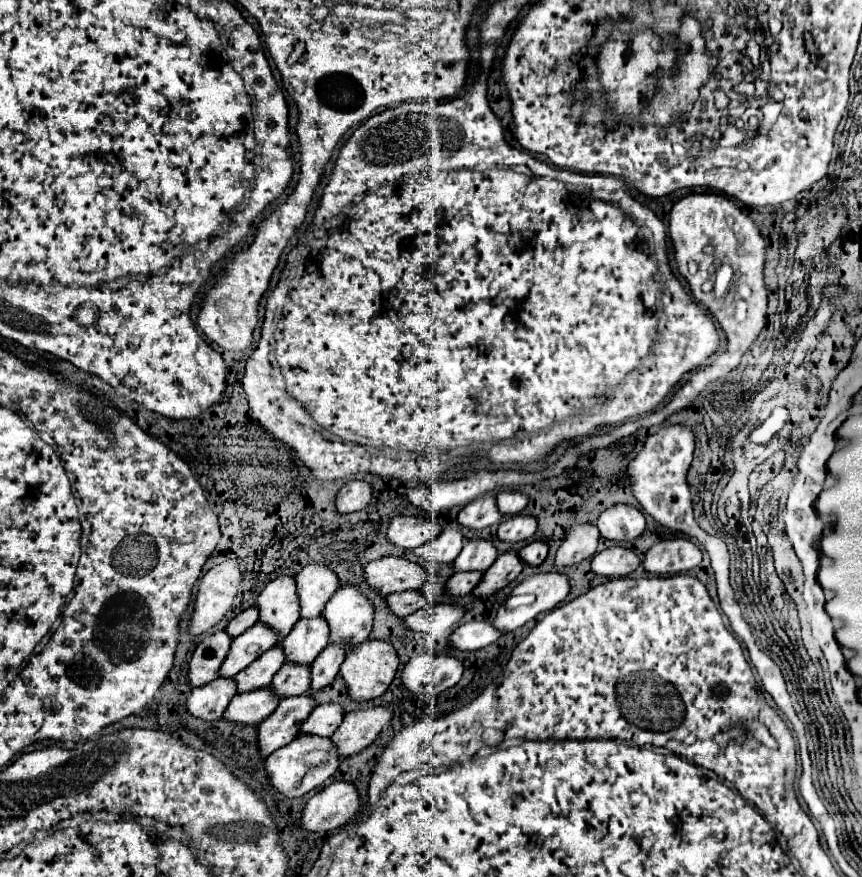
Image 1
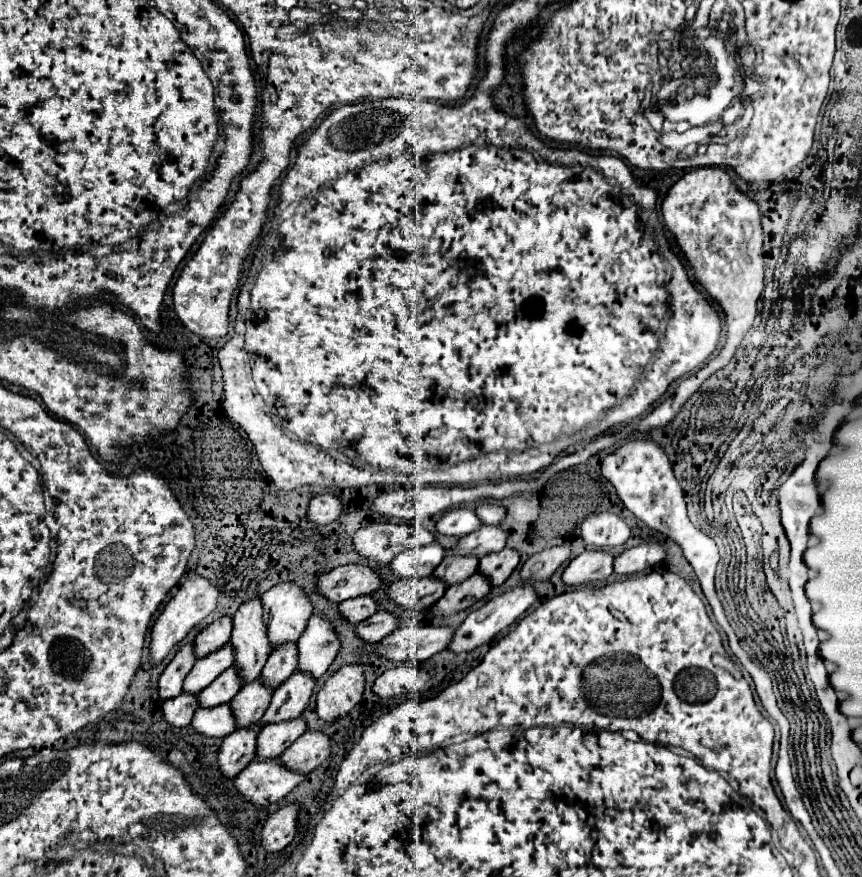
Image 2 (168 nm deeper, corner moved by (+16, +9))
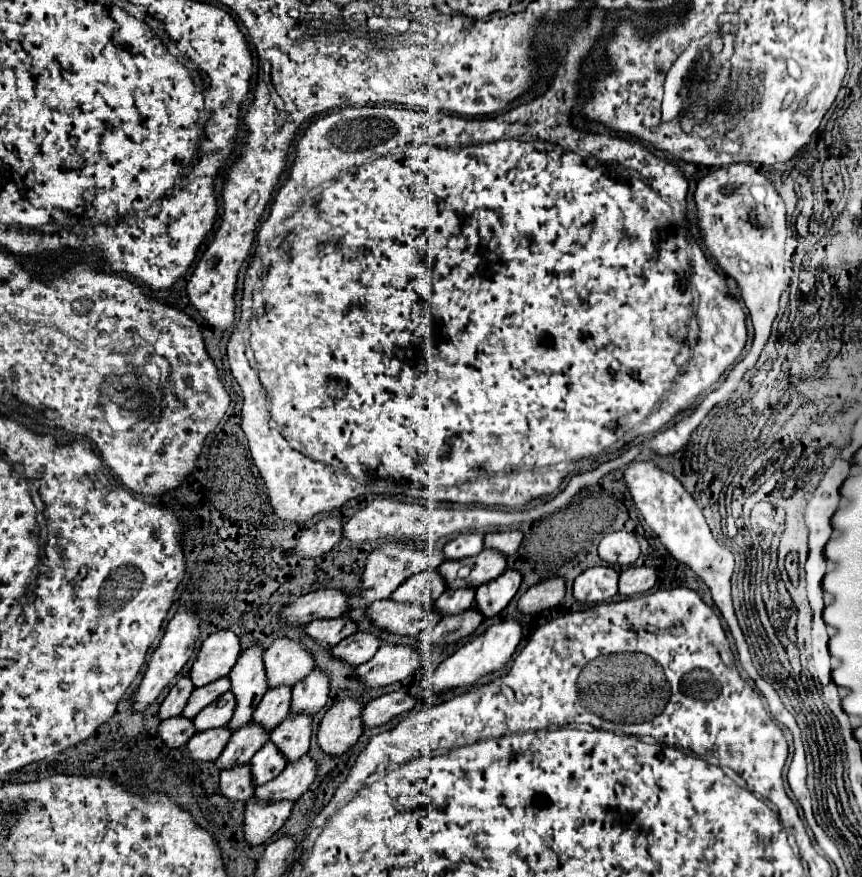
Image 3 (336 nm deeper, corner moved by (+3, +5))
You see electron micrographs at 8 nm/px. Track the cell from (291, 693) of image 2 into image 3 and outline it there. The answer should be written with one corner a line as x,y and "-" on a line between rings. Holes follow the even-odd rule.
287,716
281,726
271,732
271,742
281,748
287,764
297,762
301,756
309,752
309,738
311,738
311,718
301,716

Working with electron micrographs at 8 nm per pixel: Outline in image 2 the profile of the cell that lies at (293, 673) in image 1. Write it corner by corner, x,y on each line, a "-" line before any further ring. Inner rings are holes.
260,678
252,680
248,688
240,688
240,692
230,702
238,728
258,722
264,716
270,704
270,698
272,698
272,692
268,692
268,688
260,684

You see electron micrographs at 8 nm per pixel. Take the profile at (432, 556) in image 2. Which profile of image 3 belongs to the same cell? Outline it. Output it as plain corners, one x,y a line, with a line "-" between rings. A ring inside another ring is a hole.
425,570
409,580
405,580
391,596
397,604
421,604
425,608
433,606
433,600
445,592
445,582
435,570

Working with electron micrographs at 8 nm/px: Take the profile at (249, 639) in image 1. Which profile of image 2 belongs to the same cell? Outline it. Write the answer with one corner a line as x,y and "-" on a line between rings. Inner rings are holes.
224,644
224,648
218,648
212,656
204,656
194,664
194,668
184,680
184,692
190,694
202,692
230,666
232,666
232,644

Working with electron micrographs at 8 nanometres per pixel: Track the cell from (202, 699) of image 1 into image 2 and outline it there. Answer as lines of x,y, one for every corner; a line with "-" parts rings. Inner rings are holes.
182,692
180,696
166,700
164,706
162,706
162,712
164,712
164,718
166,718
168,724
172,724
176,728
184,728
184,726
190,724
198,706
200,704
196,704
196,694

